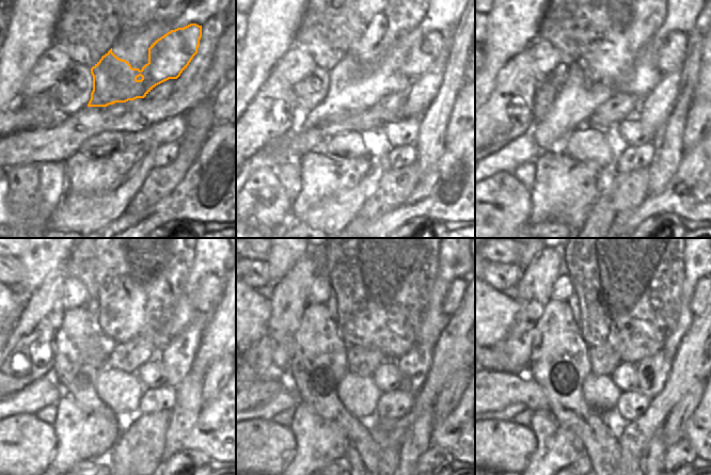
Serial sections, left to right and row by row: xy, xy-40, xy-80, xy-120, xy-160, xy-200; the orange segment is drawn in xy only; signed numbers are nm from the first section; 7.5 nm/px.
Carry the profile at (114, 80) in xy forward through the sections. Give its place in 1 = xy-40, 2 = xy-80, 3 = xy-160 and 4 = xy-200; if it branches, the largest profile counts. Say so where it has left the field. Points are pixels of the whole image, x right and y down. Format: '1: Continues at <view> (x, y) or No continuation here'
1: Continues at xy-40 (347, 93)
2: Continues at xy-80 (585, 96)
3: Continues at xy-160 (453, 299)
4: Continues at xy-200 (692, 301).

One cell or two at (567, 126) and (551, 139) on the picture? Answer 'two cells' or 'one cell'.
one cell

